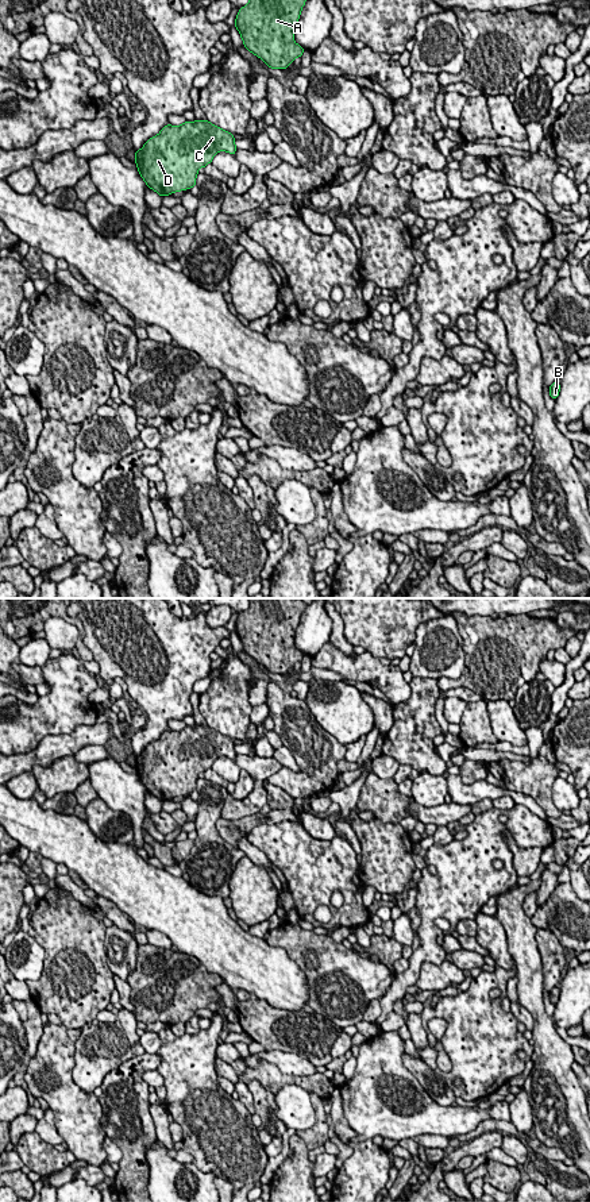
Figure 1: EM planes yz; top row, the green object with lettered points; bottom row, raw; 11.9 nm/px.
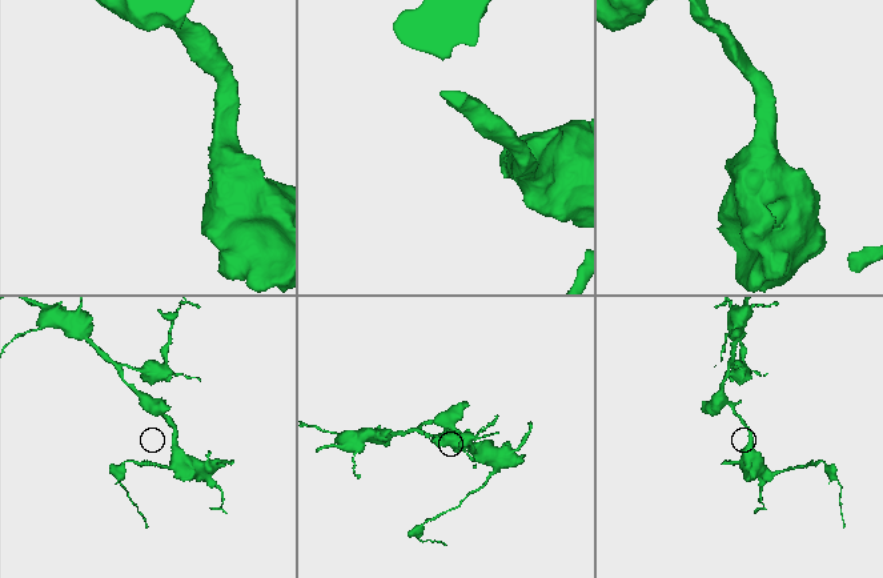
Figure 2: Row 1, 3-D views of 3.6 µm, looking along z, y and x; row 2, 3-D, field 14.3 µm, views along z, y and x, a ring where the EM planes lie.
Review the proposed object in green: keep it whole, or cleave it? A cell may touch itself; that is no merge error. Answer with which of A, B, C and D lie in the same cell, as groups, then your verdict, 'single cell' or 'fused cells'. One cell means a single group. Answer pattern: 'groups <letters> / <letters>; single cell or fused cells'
groups A B C D; single cell

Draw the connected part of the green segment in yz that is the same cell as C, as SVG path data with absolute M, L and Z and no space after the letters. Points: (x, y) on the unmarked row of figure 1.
M196 724L181 731L165 731L135 758L135 768L147 793L159 801L186 795L196 790L200 773L219 756L236 758L231 737Z

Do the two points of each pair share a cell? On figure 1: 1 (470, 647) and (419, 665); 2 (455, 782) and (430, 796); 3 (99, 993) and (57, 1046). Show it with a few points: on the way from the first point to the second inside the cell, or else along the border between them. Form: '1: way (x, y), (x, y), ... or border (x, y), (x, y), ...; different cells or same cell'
1: border (454, 619), (465, 655), (465, 669), (458, 680); different cells
2: border (446, 778), (448, 792); different cells
3: border (61, 1024), (80, 1029); different cells

